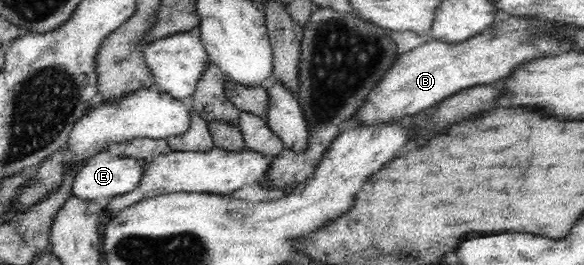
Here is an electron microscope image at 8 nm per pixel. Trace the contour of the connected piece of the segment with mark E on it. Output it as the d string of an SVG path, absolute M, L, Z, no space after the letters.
M104 151L90 157L84 166L76 171L77 176L74 178L73 185L70 187L71 193L86 202L90 200L107 201L112 197L126 194L128 191L135 190L144 176L146 159L126 158L124 156L112 156Z

